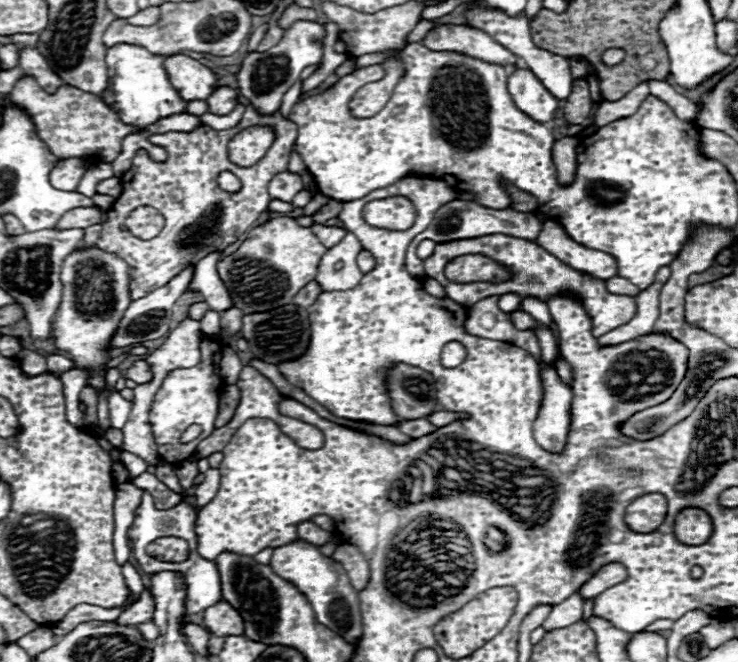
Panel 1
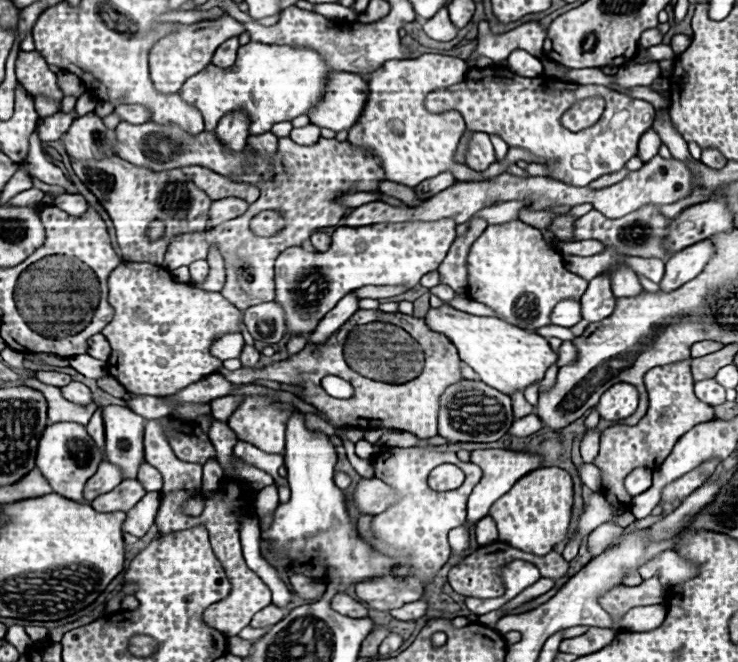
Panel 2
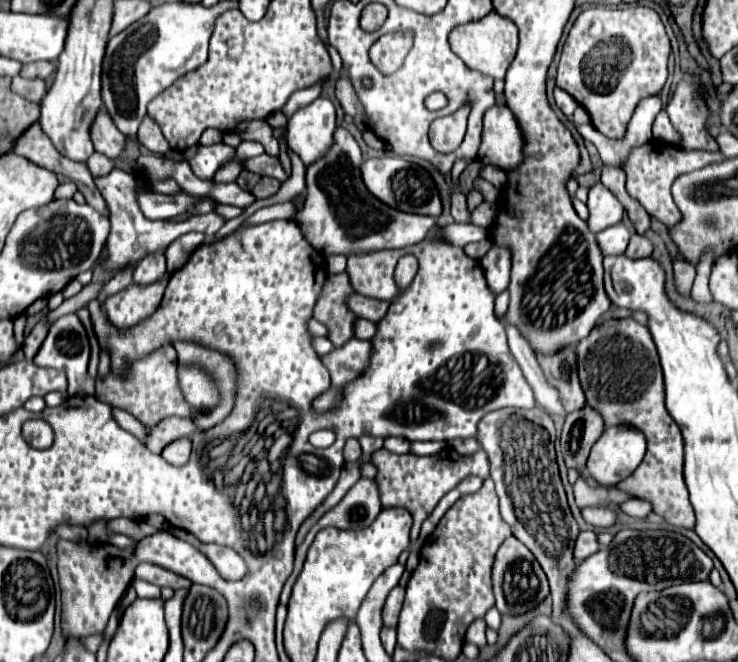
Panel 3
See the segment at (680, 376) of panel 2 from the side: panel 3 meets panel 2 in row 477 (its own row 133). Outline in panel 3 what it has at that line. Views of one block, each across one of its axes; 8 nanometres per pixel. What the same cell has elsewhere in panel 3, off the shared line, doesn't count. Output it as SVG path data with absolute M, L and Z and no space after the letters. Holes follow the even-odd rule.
M588 8L584 10L562 48L556 86L566 90L590 114L596 130L608 138L624 138L636 104L662 90L670 40L656 10L636 8ZM642 30L662 30L664 40L642 38Z

